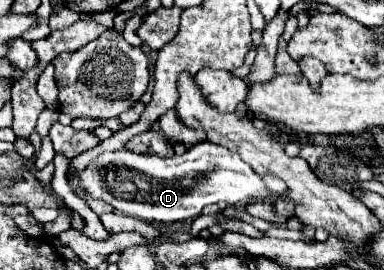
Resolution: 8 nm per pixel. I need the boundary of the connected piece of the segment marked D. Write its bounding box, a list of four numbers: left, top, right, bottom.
[67,141,285,223]

